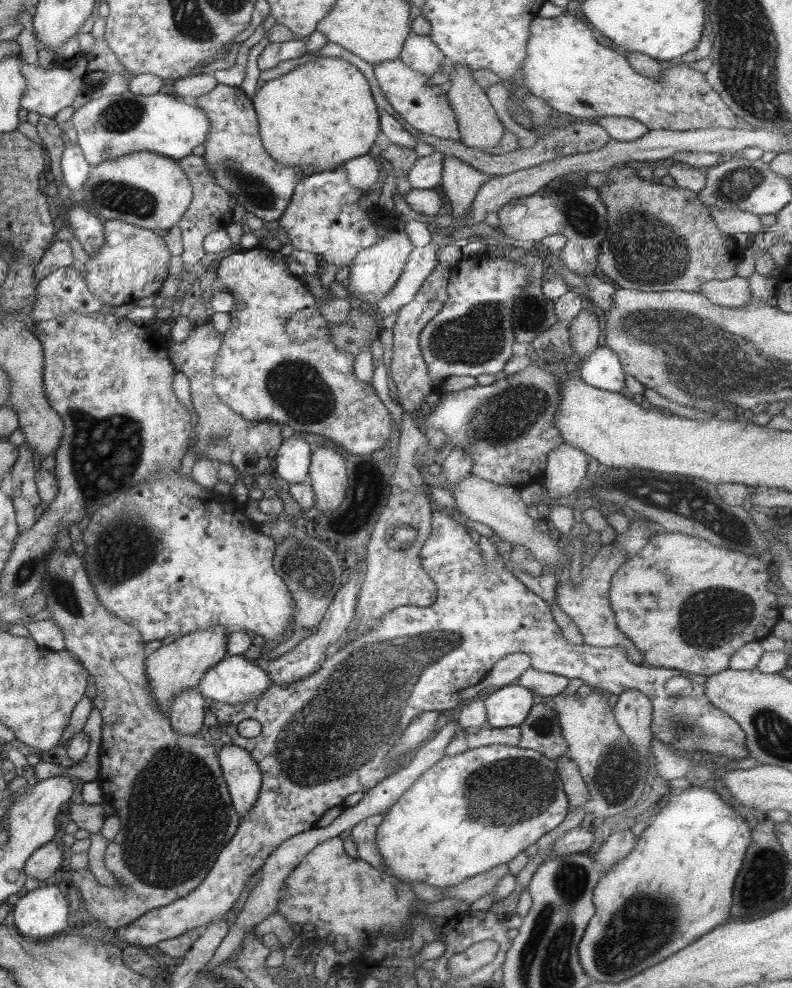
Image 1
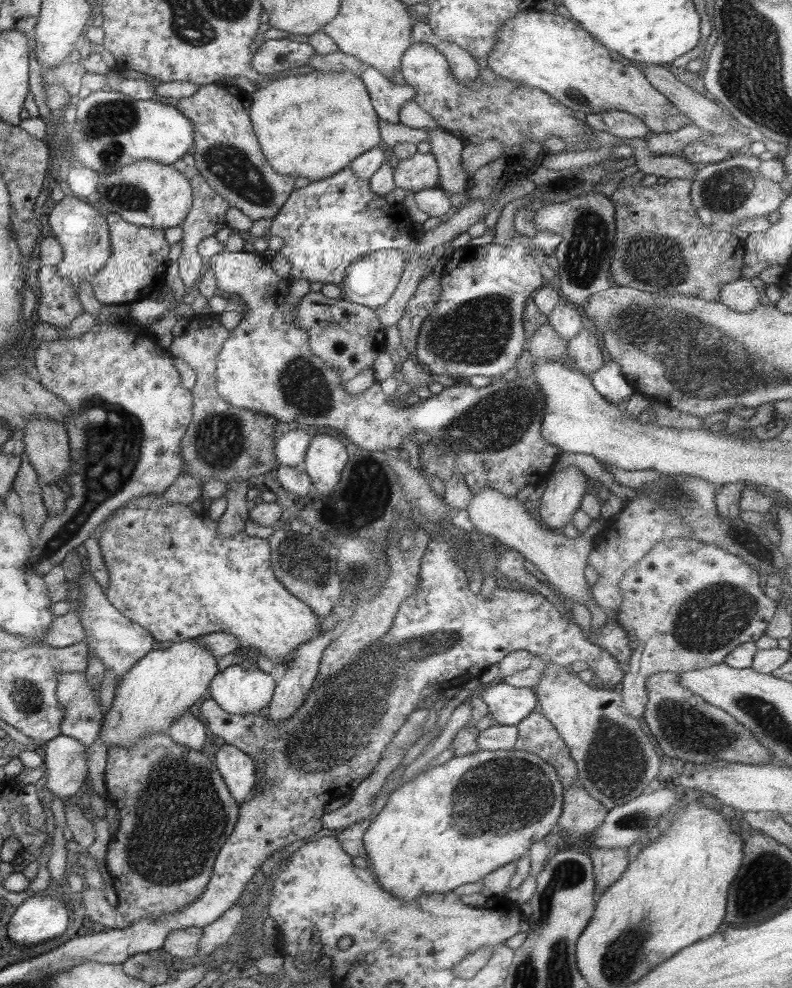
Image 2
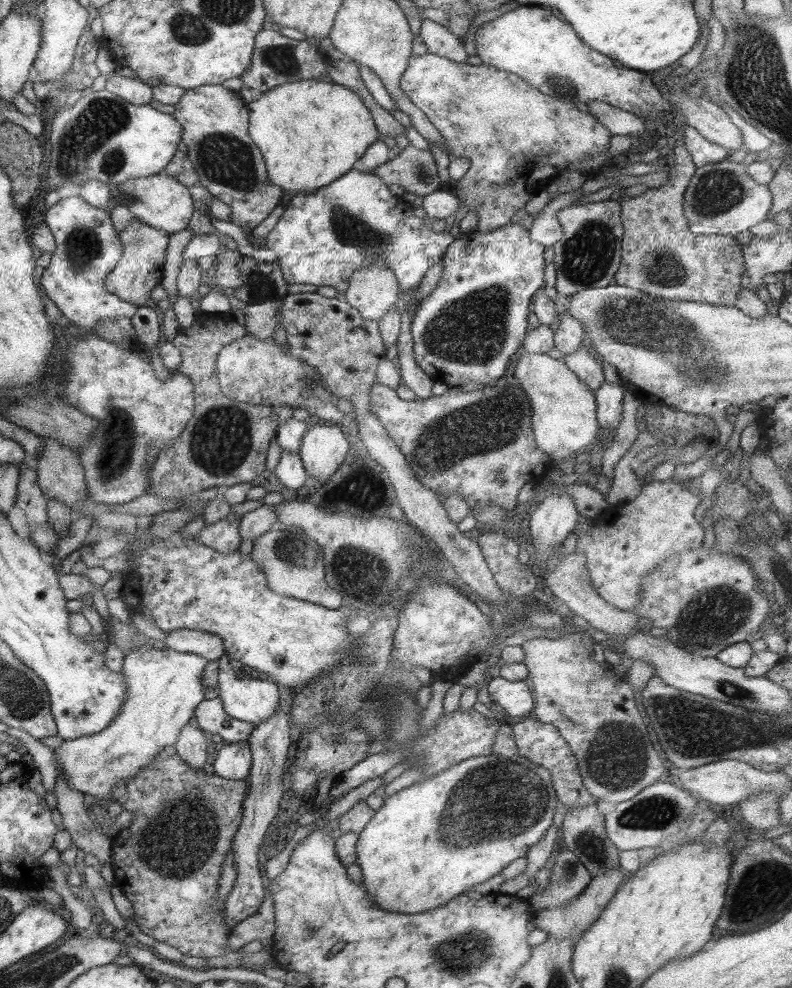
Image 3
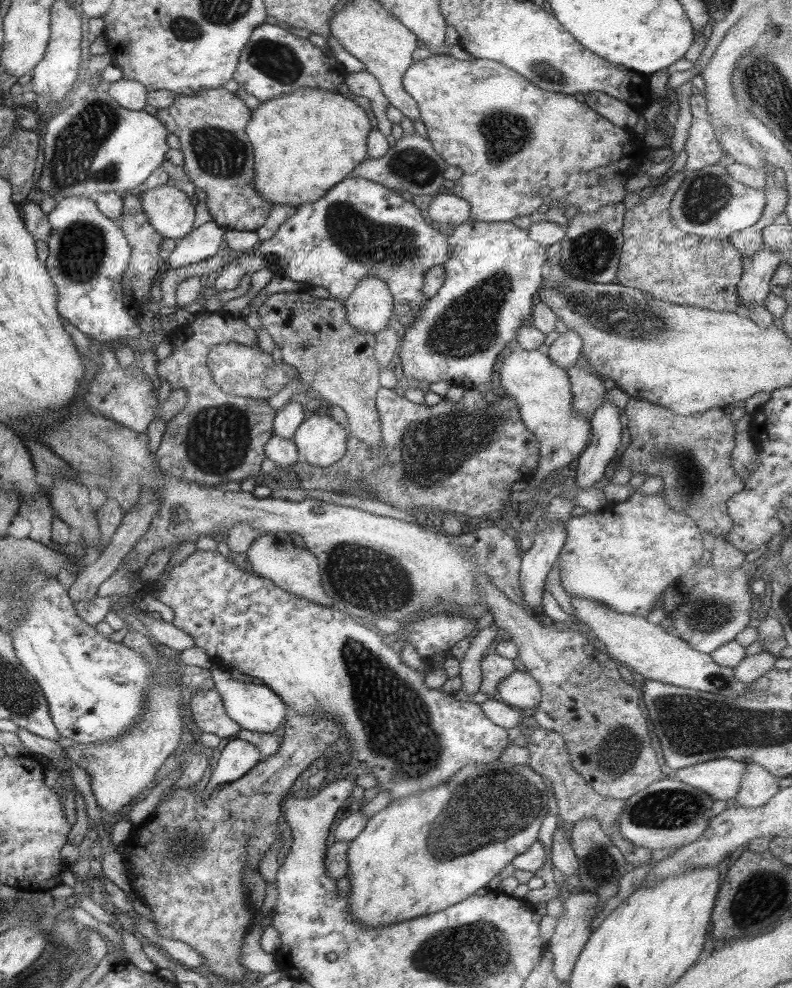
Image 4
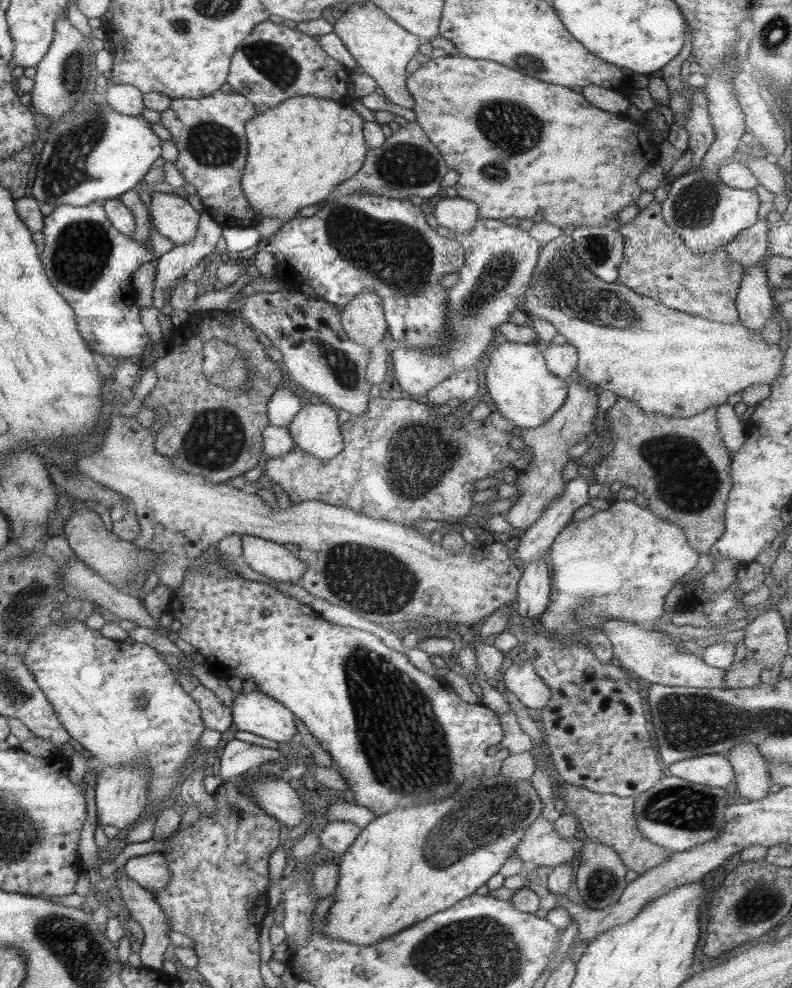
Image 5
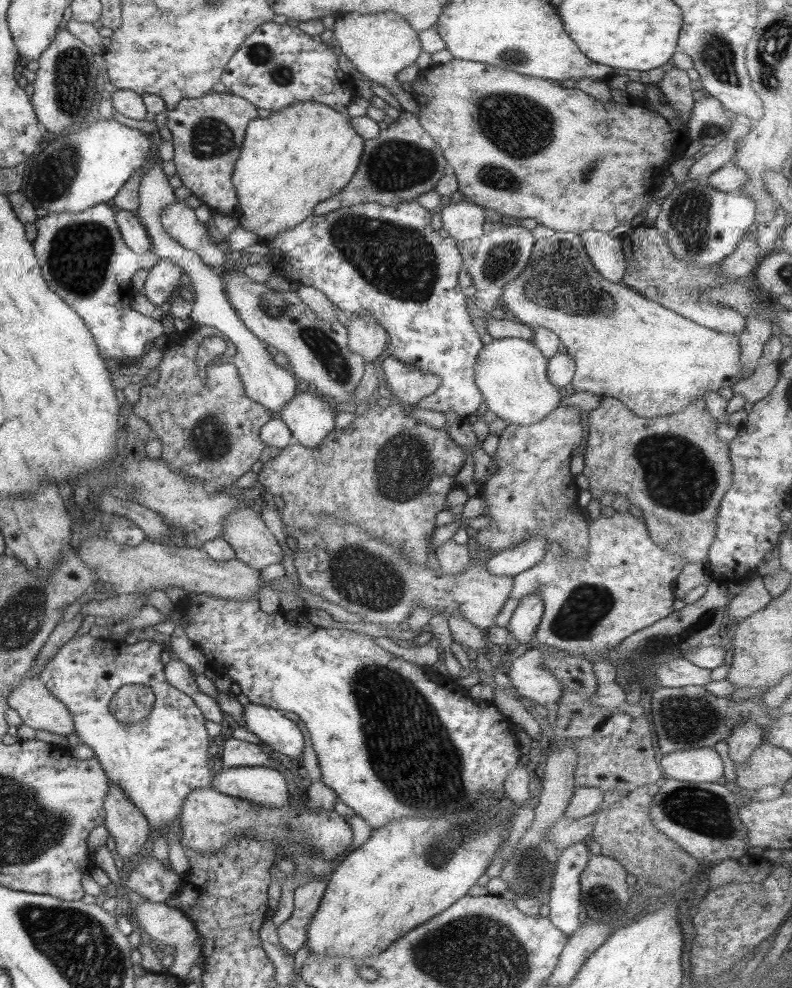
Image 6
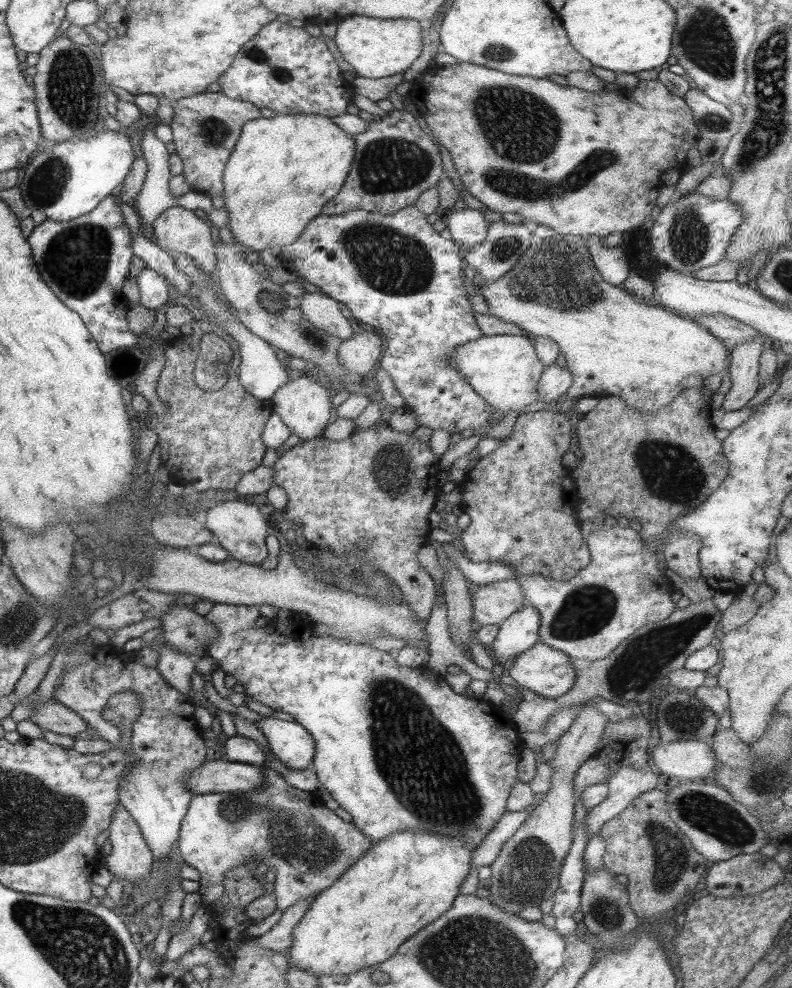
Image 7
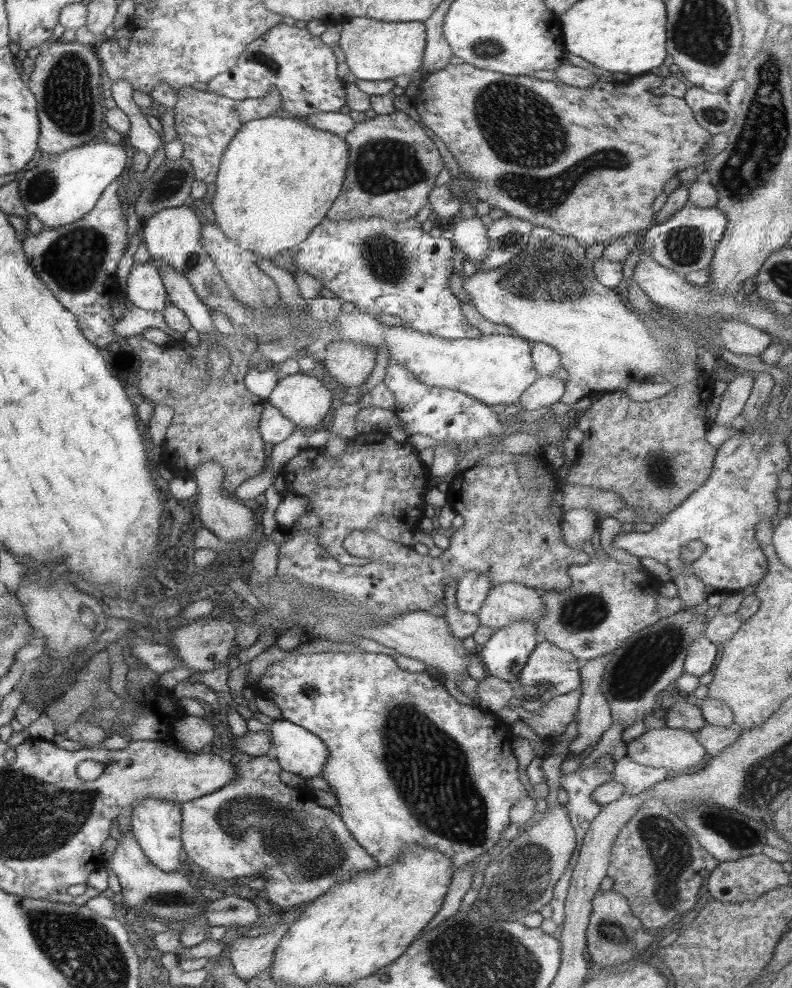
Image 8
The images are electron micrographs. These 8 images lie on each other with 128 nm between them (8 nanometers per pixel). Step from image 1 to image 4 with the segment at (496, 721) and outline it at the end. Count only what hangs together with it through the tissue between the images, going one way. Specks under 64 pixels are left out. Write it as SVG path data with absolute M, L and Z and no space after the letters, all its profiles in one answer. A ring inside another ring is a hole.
M520 667L497 683L495 694L502 703L518 710L531 708L541 699L537 682Z

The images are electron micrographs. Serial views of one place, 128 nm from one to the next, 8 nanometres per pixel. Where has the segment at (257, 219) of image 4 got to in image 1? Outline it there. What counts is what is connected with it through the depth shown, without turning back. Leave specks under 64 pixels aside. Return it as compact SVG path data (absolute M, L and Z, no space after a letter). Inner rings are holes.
M216 83L209 92L198 96L193 103L203 110L209 121L209 132L203 140L202 157L211 178L229 196L235 197L236 203L243 206L245 212L251 212L272 225L285 210L295 185L301 180L302 168L281 165L267 155L260 141L251 98L238 87Z

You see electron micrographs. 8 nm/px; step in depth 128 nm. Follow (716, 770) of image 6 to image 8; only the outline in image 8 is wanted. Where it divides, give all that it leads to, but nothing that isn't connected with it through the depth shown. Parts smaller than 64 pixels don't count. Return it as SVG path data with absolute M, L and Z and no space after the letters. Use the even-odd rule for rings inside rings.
M653 728L641 733L626 745L626 756L636 764L652 768L672 769L677 772L687 771L697 766L705 750L695 739L694 733L683 728Z

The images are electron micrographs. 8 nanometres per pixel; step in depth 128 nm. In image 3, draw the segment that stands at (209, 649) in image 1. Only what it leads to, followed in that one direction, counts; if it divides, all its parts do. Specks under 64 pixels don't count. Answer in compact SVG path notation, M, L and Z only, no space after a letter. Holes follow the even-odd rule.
M145 642L122 658L123 703L105 729L84 737L62 741L53 750L54 760L68 788L88 794L101 803L110 800L115 784L139 774L157 751L172 746L181 727L203 700L201 676L206 658L173 649L156 649Z

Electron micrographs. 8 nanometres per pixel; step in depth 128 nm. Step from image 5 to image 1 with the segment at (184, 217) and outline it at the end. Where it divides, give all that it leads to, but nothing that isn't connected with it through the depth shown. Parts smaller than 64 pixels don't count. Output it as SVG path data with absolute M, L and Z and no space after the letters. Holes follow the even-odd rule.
M147 150L119 155L95 165L81 185L81 192L81 206L99 219L117 219L153 231L177 225L192 199L191 185L178 161Z

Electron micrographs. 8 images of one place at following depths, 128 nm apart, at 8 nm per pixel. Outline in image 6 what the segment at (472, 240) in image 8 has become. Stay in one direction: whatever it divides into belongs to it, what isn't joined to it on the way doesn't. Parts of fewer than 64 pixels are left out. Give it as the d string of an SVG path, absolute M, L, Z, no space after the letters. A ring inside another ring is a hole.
M459 201L455 204L444 202L438 215L440 226L456 242L477 239L485 230L483 210L469 201Z

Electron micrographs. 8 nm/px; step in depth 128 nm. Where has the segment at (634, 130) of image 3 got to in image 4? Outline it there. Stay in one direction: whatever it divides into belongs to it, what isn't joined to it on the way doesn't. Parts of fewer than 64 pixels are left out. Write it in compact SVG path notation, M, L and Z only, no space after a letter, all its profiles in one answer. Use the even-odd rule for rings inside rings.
M591 91L584 94L583 101L591 110L599 116L603 116L621 129L632 129L637 122L637 111L623 104L621 100L615 100L599 91Z

